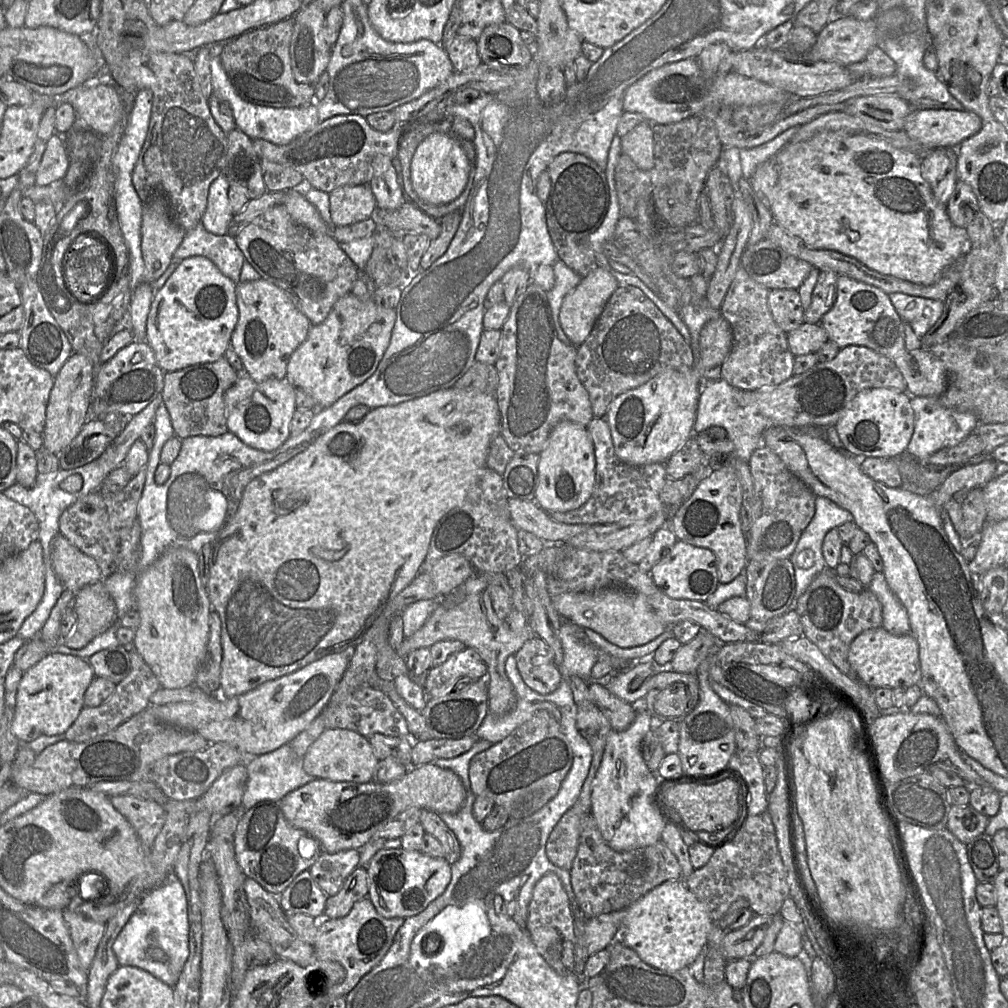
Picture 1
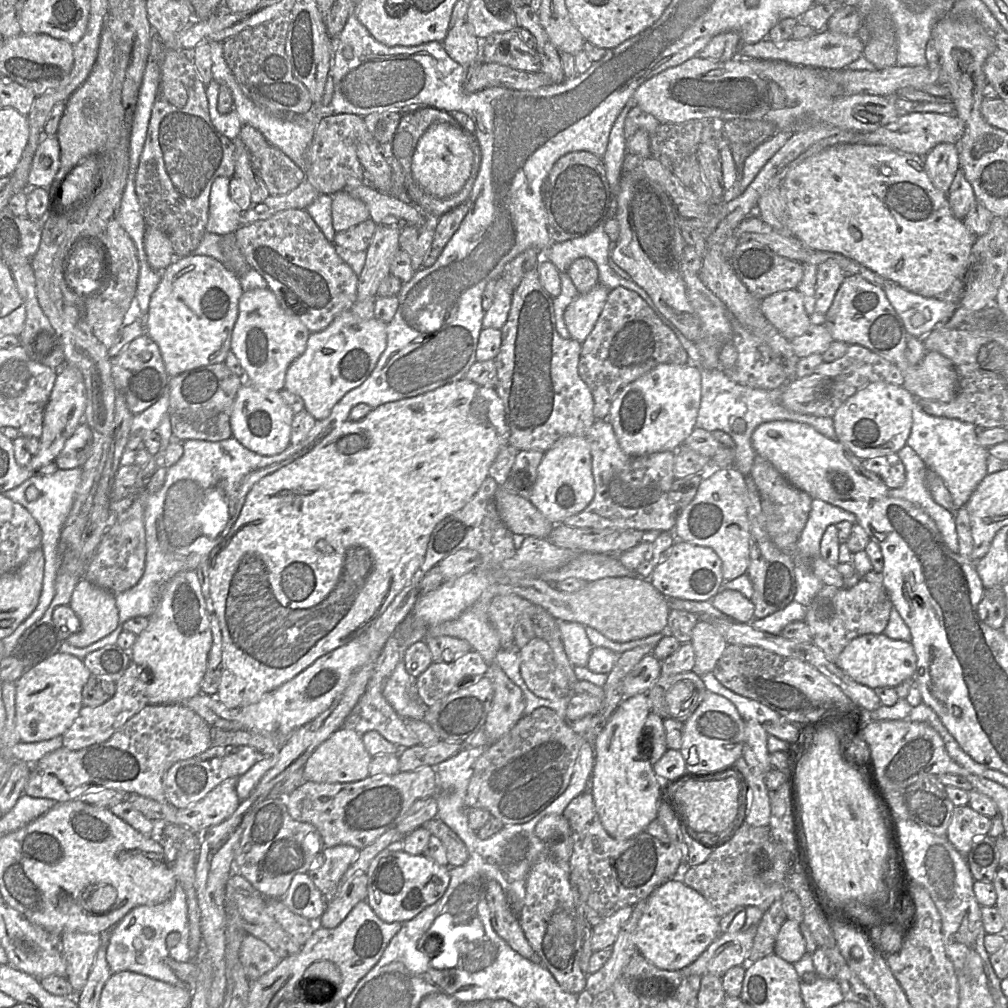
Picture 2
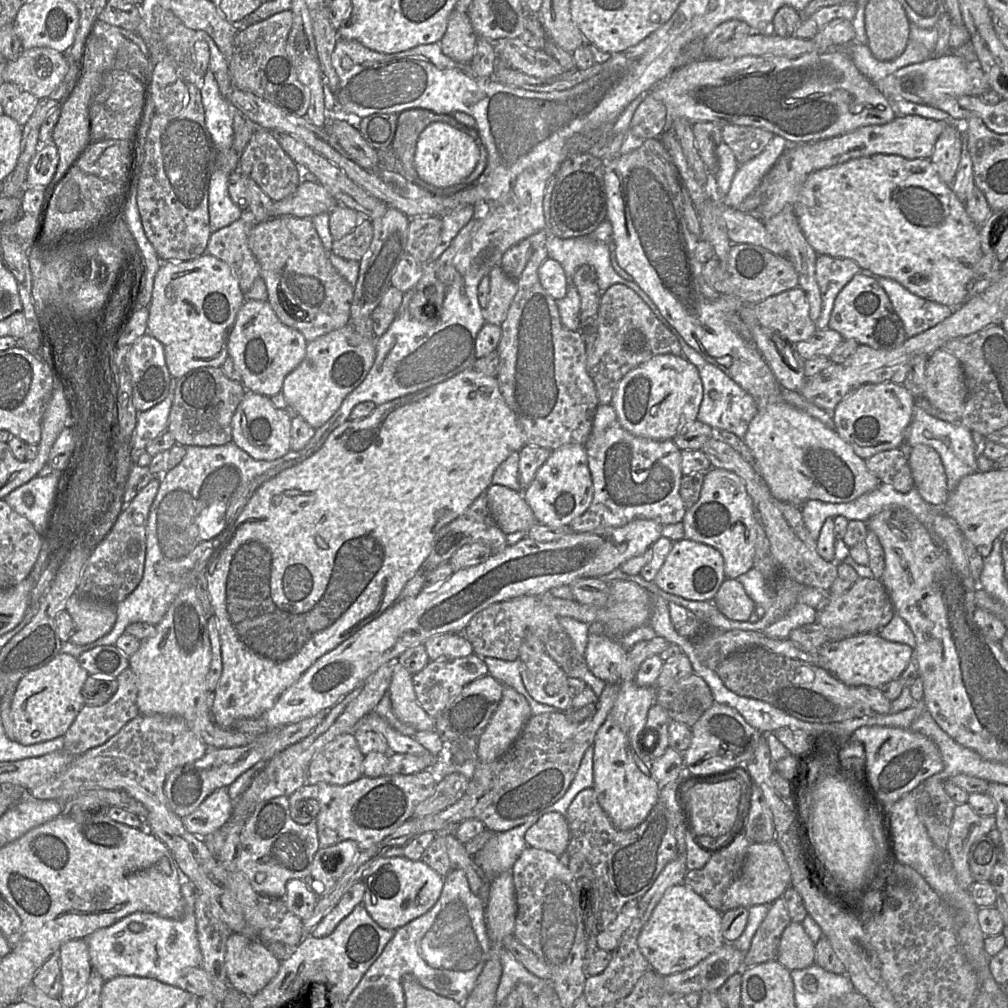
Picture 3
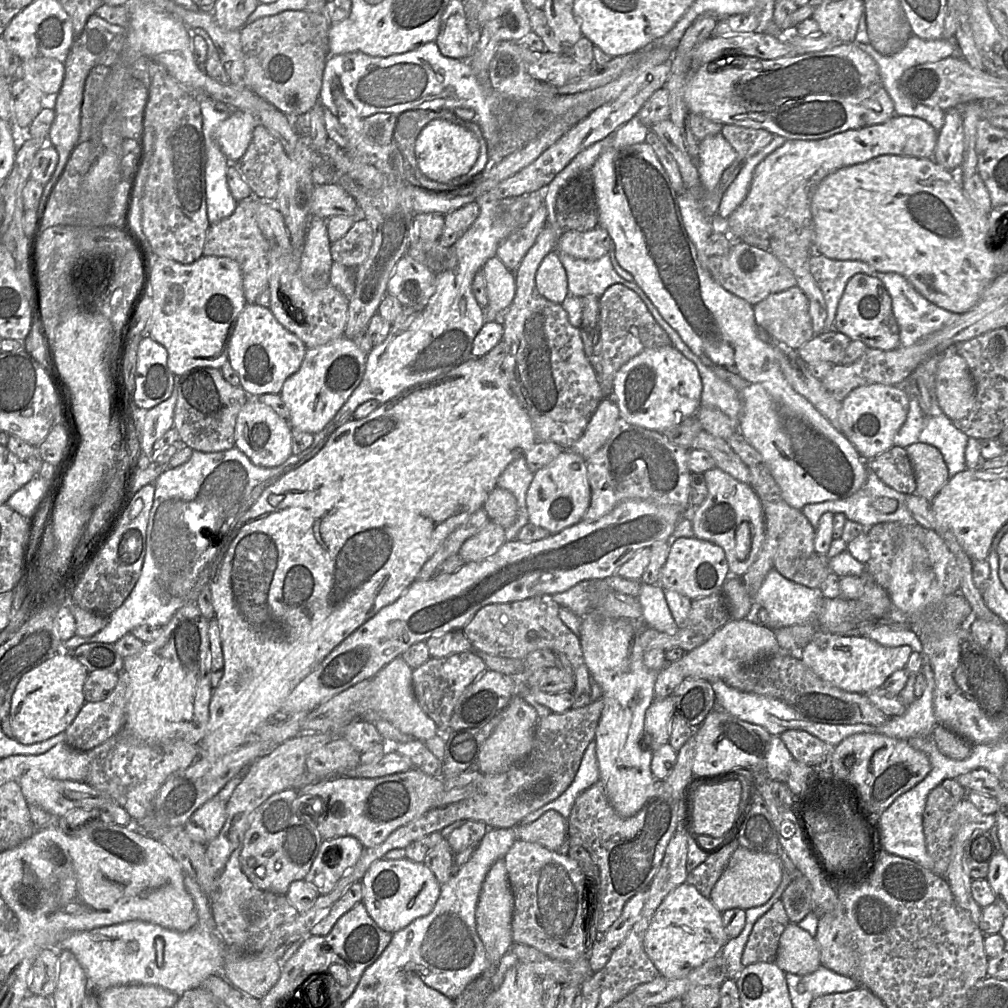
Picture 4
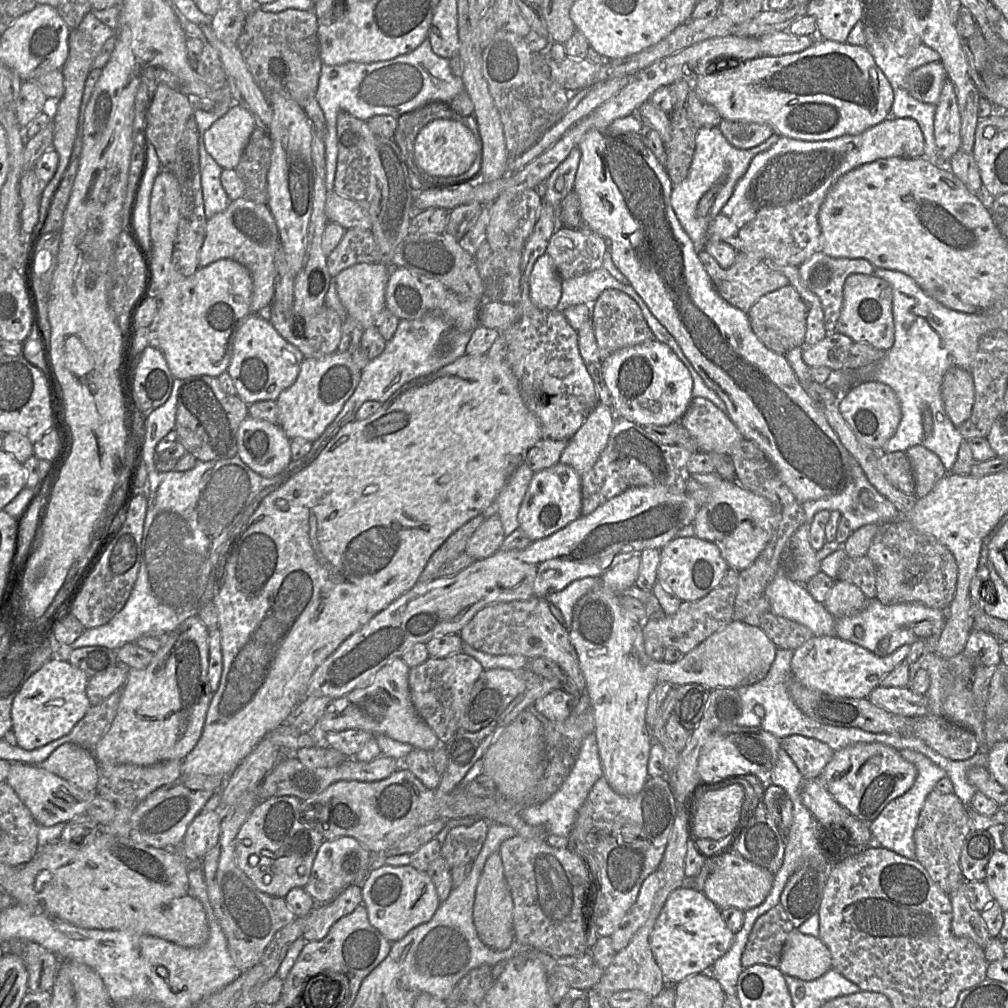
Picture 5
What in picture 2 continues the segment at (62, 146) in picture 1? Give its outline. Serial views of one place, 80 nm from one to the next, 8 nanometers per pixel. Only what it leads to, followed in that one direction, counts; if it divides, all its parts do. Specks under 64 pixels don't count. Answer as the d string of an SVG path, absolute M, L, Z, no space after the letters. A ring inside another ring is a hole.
M44 136L33 156L28 176L29 188L46 188L51 185L60 167L60 146L56 136Z

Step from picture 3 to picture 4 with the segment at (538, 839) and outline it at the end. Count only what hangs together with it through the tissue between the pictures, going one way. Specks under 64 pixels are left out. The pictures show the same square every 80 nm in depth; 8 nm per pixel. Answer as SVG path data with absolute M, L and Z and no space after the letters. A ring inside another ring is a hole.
M549 810L529 825L517 825L517 837L526 842L537 843L549 850L557 851L567 840L568 822L557 811Z

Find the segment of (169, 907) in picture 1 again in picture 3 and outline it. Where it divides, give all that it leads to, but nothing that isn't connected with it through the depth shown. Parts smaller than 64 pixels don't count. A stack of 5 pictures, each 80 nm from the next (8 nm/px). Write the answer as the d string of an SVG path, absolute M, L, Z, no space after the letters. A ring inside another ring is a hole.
M183 879L181 893L185 913L180 919L168 919L146 912L135 912L111 926L101 928L85 938L93 971L105 981L118 976L151 978L186 989L185 970L202 966L202 952L194 914L197 894L193 883Z

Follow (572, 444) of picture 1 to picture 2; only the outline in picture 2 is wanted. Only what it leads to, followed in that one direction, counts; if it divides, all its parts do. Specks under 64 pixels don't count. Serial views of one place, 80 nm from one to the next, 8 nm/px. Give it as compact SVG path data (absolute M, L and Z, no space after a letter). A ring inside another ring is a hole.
M567 436L558 440L538 466L537 478L529 501L552 523L562 522L584 510L594 497L592 456L586 437Z

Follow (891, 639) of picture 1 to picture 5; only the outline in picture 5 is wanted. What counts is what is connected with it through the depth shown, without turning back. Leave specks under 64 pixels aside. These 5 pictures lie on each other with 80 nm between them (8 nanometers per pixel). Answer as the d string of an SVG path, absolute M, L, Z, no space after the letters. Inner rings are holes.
M813 636L794 651L791 673L804 686L845 698L867 698L880 680L906 659L911 645L906 644L890 655L880 657L853 642L838 636Z

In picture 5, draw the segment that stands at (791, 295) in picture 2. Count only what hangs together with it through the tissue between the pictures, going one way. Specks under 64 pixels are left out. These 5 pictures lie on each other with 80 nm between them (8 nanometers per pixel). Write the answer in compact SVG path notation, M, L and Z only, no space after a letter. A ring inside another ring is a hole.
M793 286L763 295L748 316L781 333L794 347L805 346L806 306Z

